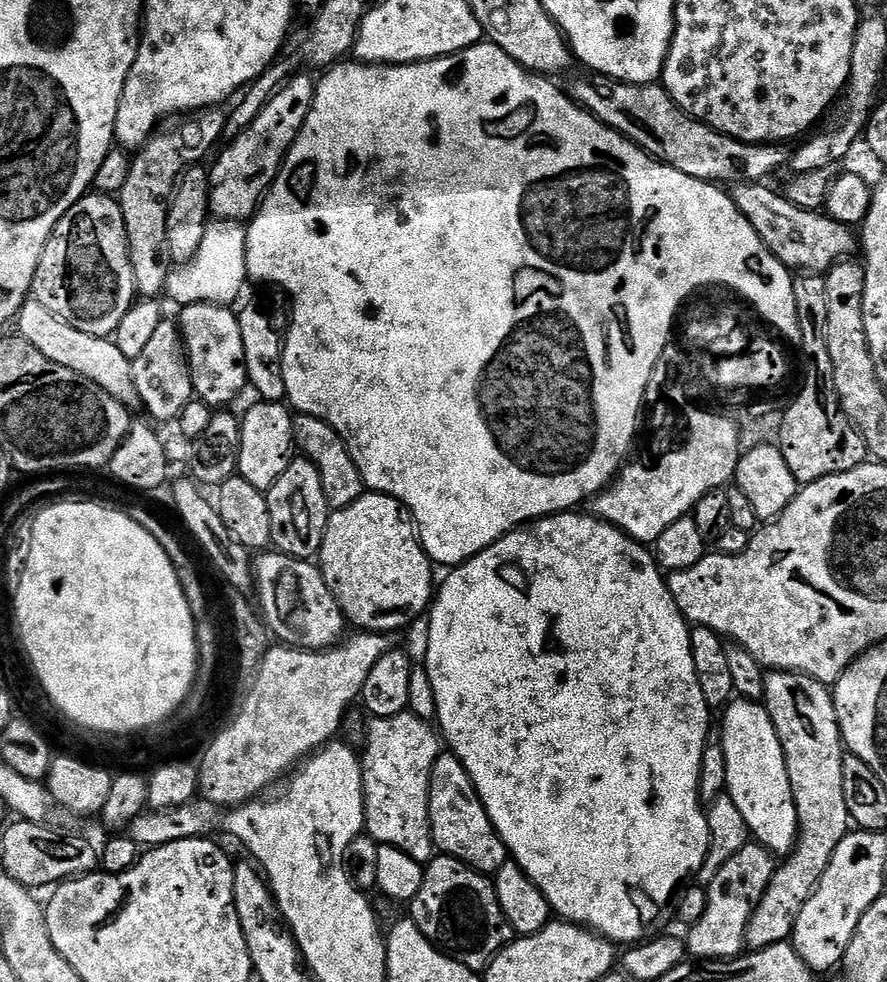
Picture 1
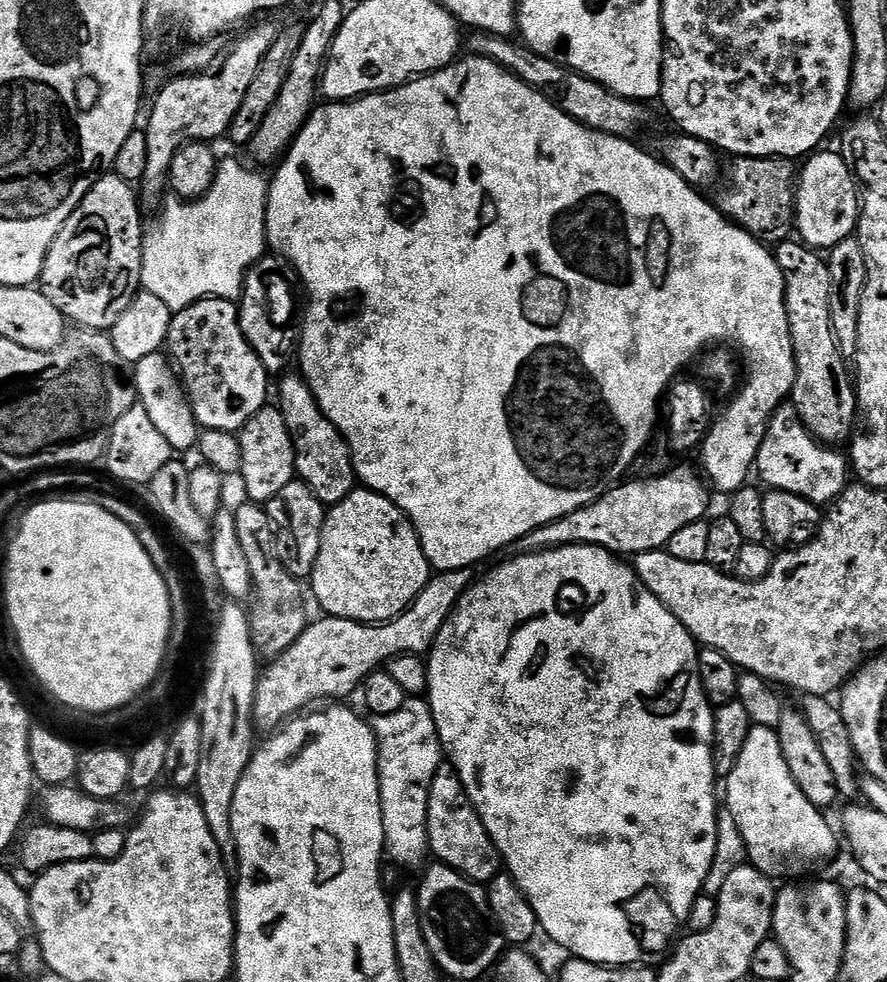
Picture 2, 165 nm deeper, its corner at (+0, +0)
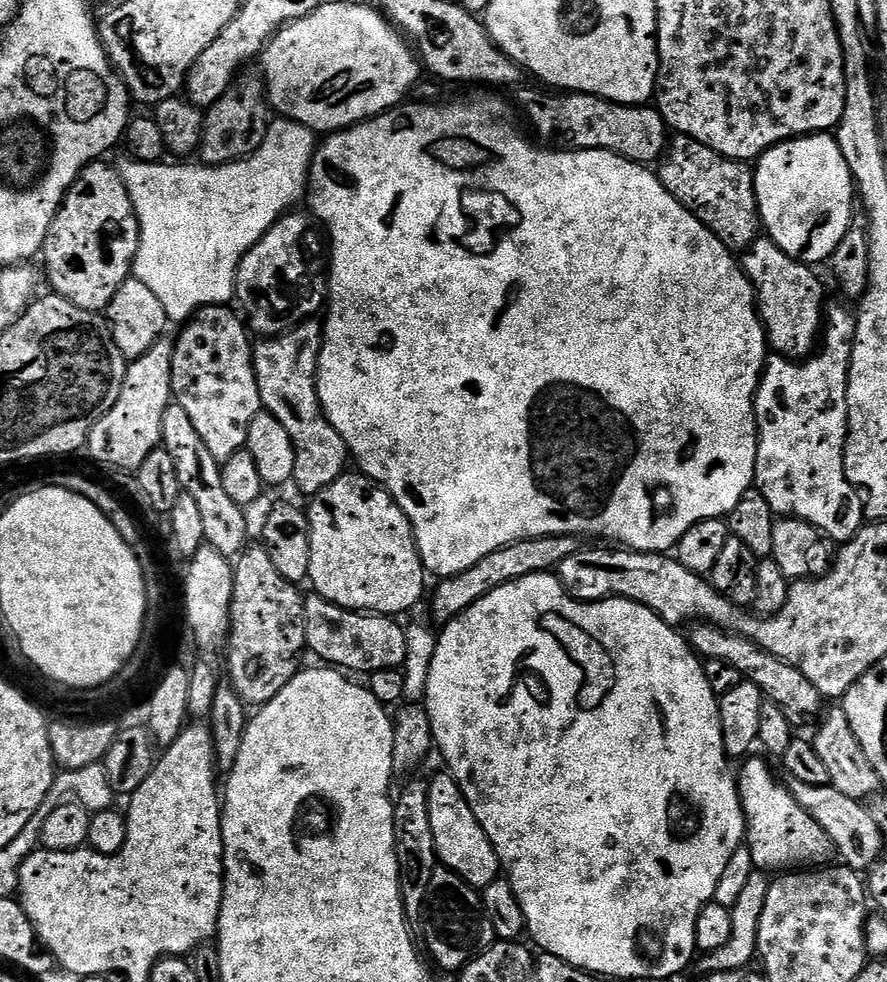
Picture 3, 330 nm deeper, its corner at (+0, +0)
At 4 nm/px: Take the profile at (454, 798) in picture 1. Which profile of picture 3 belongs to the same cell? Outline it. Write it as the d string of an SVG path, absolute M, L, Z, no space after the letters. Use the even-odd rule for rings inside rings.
M441 770L433 780L427 781L427 785L430 827L434 833L437 861L458 874L458 878L465 880L471 888L483 890L490 886L490 882L501 875L500 859L490 838L486 838L486 830L482 830L482 822L474 818L474 810L470 810L470 802L466 802L458 782L451 772Z

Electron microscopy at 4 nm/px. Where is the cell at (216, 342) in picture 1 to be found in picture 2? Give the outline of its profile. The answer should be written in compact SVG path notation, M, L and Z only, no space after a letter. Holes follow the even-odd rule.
M209 298L175 313L170 322L166 352L183 381L184 392L201 429L239 433L246 422L269 403L270 373L262 366L258 354L254 354L250 342L246 342L240 325L240 310L233 301Z

